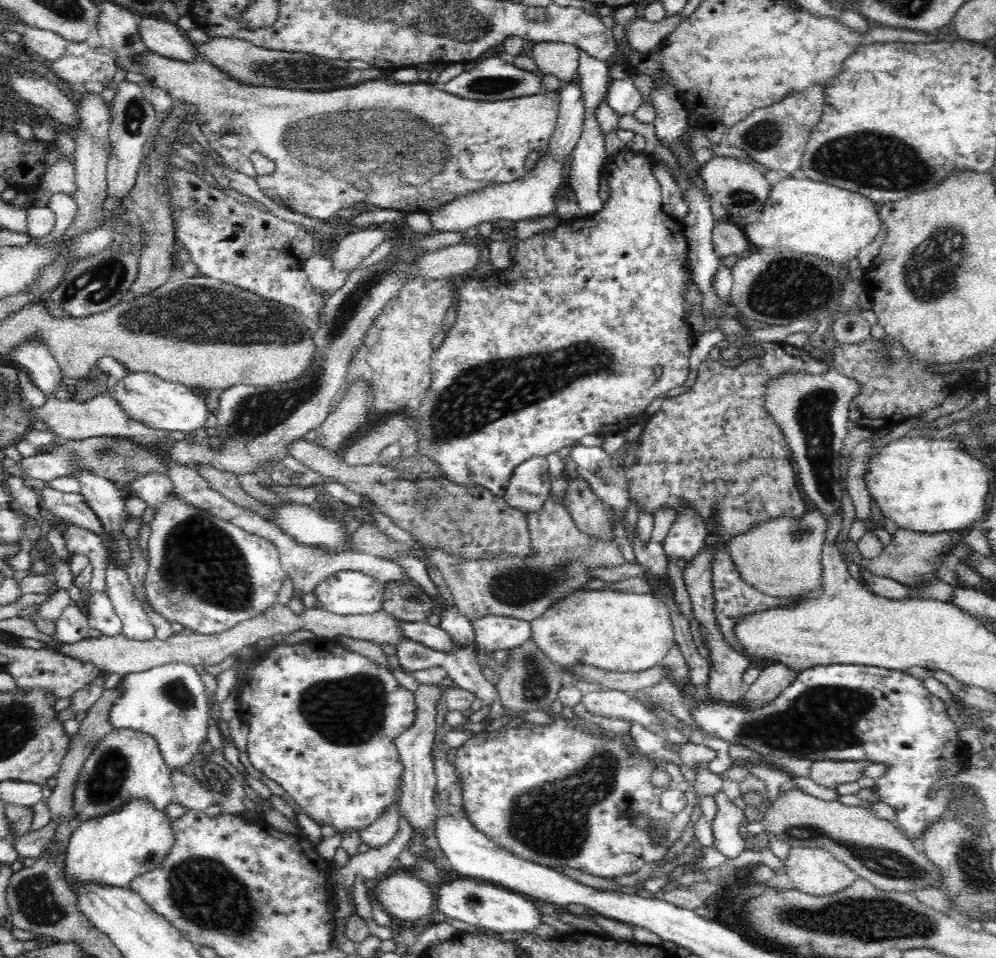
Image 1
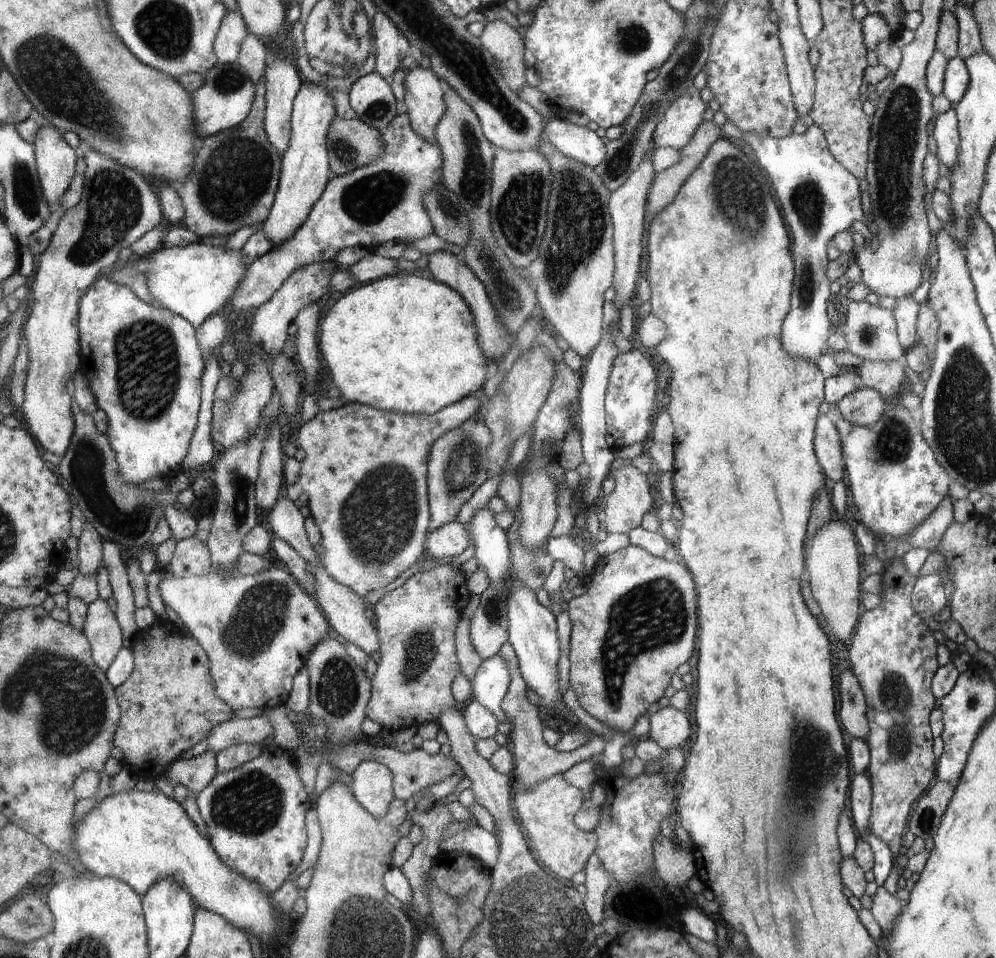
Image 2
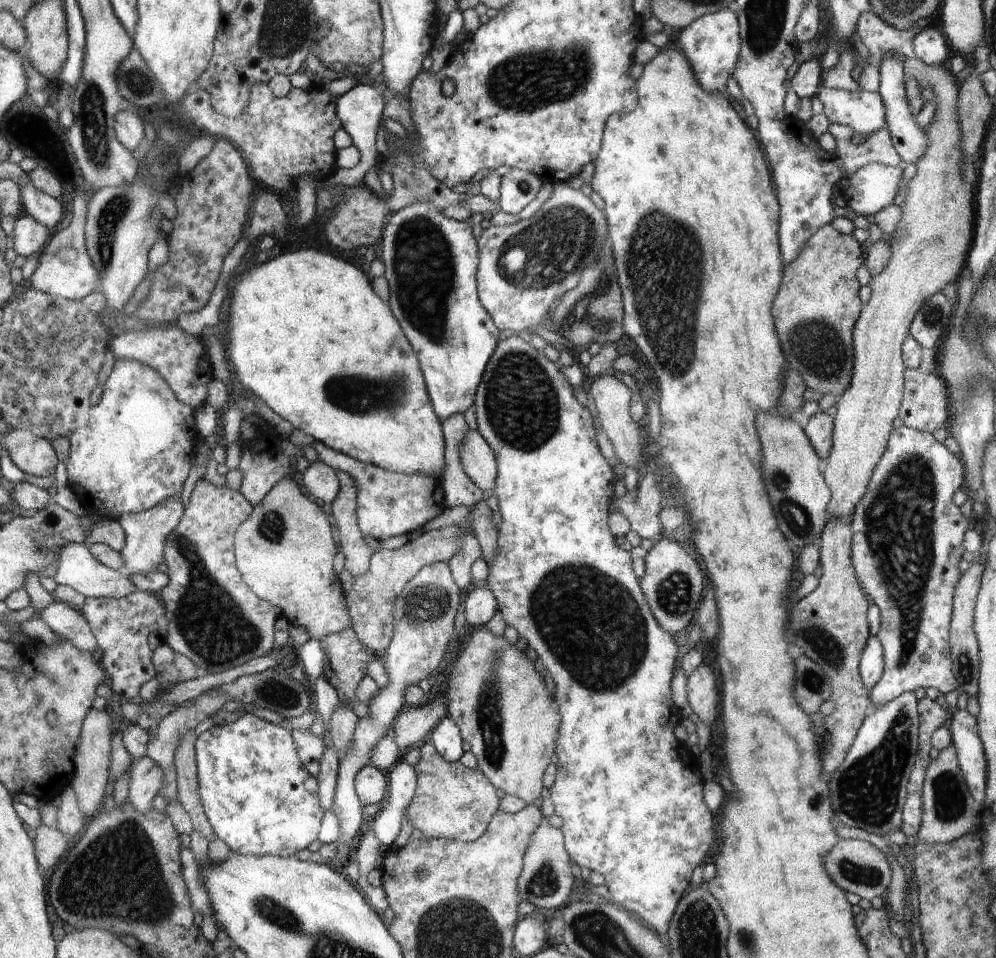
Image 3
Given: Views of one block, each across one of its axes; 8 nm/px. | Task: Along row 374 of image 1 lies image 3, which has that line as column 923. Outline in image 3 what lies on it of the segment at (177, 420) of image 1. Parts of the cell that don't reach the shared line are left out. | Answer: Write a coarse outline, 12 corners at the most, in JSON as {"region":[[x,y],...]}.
{"region":[[904,48],[885,52],[879,93],[898,156],[917,164],[929,138],[912,114]]}

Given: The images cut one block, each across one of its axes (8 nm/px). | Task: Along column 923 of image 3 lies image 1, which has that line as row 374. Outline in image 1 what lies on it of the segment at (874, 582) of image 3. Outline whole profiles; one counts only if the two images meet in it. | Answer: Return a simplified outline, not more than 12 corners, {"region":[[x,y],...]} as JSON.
{"region":[[648,153],[473,276],[418,453],[502,497],[690,374]]}

